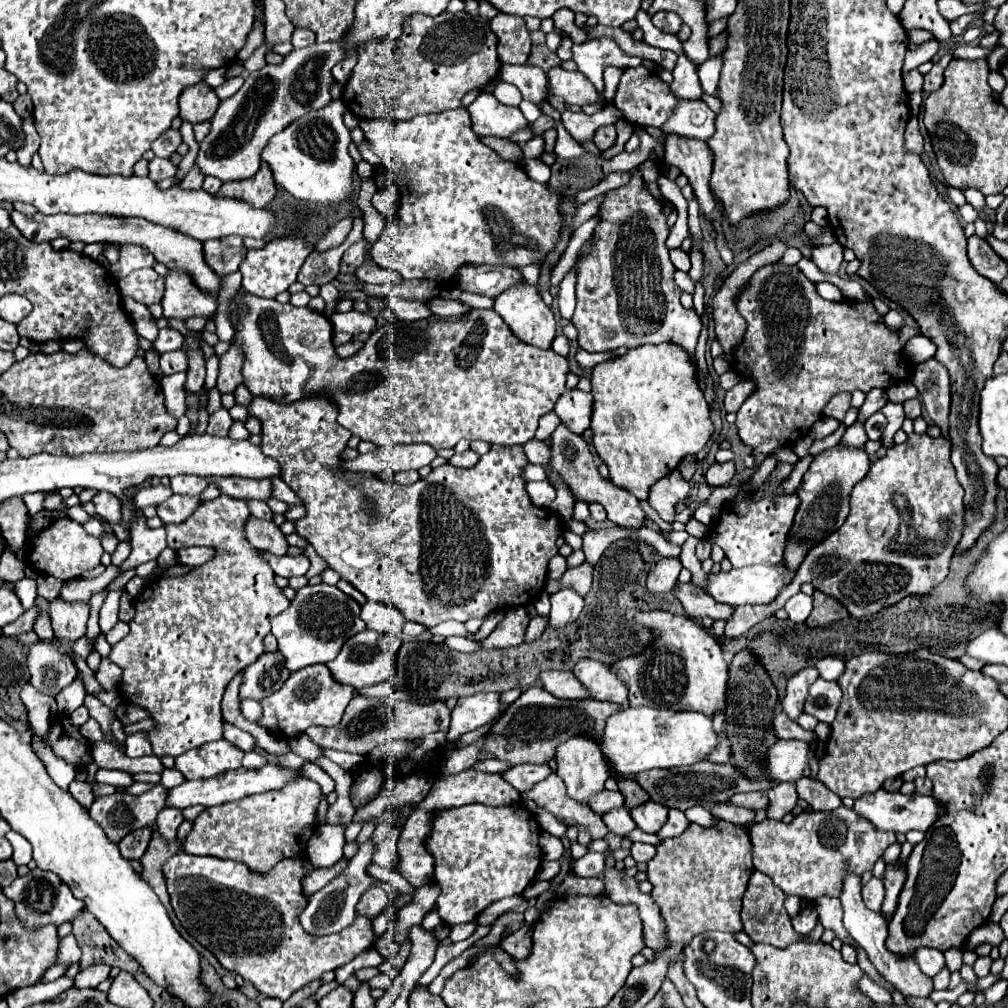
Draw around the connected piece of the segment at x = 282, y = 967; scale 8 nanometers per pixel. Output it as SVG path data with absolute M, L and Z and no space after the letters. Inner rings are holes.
M175 854L163 864L167 892L179 924L205 946L225 970L239 974L251 982L263 996L287 1000L307 982L329 970L351 962L363 950L375 946L377 938L371 930L371 920L357 920L331 936L309 936L297 916L305 908L301 878L313 866L307 858L285 860L269 876L257 876L245 864L221 860L215 856Z

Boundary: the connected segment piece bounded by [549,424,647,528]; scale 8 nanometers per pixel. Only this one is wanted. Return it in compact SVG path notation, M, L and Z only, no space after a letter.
M561 424L551 436L551 462L549 462L549 468L557 470L563 476L563 480L569 484L575 500L585 500L585 502L597 500L597 502L601 502L603 508L607 510L607 518L613 524L617 524L621 528L643 528L645 526L647 516L645 516L643 508L639 506L637 498L633 494L625 492L623 488L617 488L615 484L611 484L611 480L603 480L599 476L599 470L593 464L593 456L589 452L587 442L581 436L569 432L565 428L565 424Z

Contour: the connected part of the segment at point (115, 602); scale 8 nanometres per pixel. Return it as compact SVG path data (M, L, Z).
M123 588L119 590L109 590L101 610L99 610L99 626L103 630L103 634L107 630L111 630L117 622L117 612L119 612L119 600L121 600L121 594L123 594Z

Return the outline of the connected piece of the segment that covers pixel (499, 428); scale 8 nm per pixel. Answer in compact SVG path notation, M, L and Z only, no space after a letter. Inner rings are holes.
M241 290L229 302L229 318L237 332L235 340L245 354L245 386L255 398L291 404L313 394L329 396L329 400L337 404L337 422L353 436L373 442L375 446L419 442L441 450L453 448L463 438L497 446L523 446L533 438L539 418L555 408L569 374L567 358L517 340L493 310L471 310L459 318L431 316L417 322L391 322L371 332L365 346L349 358L337 356L331 342L333 326L315 310L249 296L249 292Z

